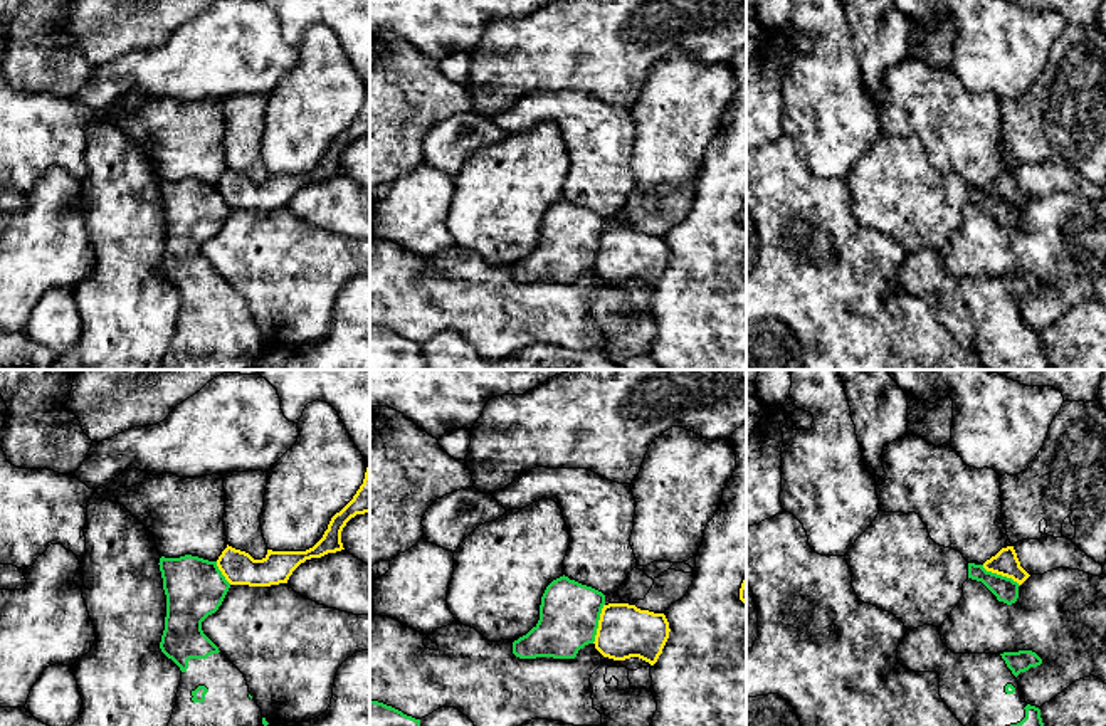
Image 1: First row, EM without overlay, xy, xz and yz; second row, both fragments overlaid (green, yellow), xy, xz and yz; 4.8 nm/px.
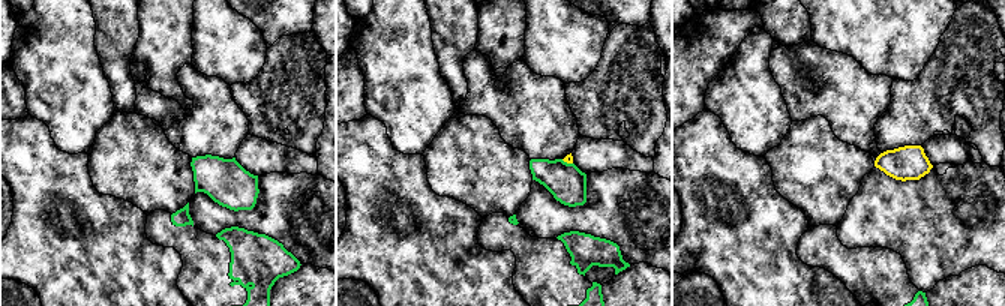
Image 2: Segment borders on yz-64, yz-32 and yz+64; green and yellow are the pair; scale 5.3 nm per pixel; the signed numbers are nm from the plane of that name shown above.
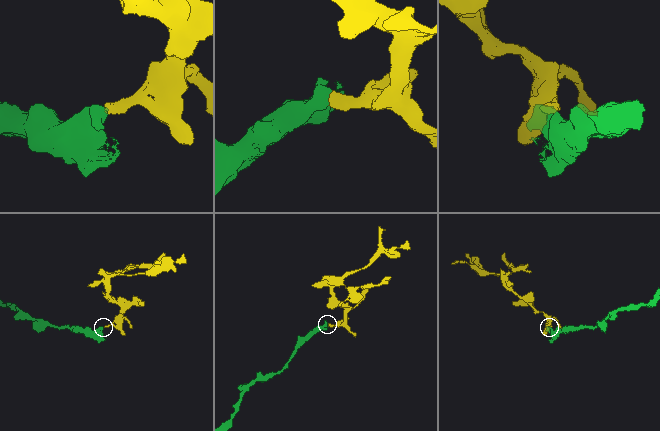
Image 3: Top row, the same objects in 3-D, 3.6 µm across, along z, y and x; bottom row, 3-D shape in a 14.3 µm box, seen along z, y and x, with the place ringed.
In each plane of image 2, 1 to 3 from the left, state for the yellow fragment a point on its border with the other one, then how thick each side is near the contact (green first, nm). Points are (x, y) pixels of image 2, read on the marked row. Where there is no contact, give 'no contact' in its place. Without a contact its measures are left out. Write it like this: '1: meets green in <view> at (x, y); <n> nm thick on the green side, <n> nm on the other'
1: no contact
2: meets green in yz-32 at (566, 162); 200 nm thick on the green side, 50 nm on the other
3: no contact

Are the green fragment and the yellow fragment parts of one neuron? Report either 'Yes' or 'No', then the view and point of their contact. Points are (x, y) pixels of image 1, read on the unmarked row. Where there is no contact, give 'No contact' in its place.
No. Touches green at xz (597, 247)

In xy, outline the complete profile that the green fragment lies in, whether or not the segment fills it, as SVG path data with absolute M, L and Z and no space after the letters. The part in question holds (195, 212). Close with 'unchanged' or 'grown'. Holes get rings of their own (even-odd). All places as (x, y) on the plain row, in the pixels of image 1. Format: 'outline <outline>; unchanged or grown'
outline M198 180L160 182L166 218L165 254L160 272L182 294L176 329L161 370L254 370L269 348L249 316L244 297L203 257L202 245L222 229L230 207L217 190Z; grown

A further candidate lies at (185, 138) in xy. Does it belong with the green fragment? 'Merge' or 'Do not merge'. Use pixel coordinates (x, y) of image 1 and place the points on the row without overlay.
Do not merge

